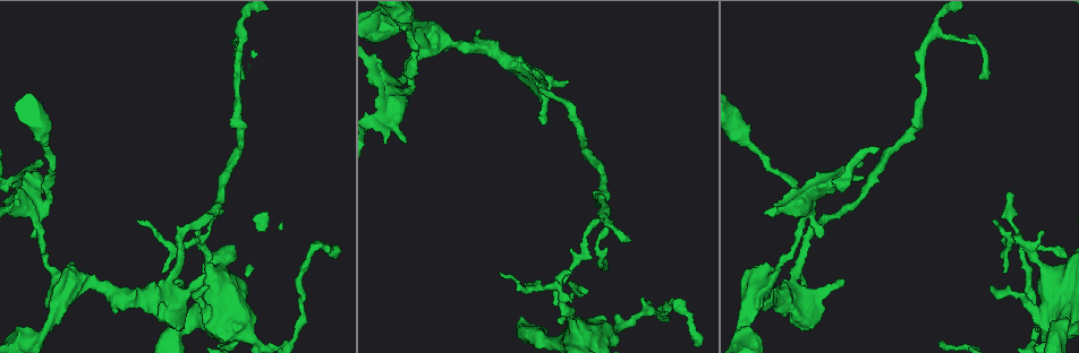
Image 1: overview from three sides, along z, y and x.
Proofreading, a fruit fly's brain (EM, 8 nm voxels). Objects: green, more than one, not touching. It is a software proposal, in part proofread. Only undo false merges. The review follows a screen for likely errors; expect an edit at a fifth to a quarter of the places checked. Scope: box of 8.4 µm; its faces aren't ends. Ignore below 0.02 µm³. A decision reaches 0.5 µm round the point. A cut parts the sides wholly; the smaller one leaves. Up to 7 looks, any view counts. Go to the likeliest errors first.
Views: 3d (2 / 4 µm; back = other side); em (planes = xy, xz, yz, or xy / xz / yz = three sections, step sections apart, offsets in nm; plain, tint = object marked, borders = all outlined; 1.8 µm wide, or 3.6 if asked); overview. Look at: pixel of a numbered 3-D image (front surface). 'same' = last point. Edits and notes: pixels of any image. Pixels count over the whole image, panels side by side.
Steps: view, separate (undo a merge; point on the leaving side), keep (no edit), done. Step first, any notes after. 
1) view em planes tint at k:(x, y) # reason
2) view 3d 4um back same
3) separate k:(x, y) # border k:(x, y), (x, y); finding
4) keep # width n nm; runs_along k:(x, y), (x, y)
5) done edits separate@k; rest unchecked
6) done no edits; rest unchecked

view em yz step 16 tint at 1:(37, 219) # sharp bend

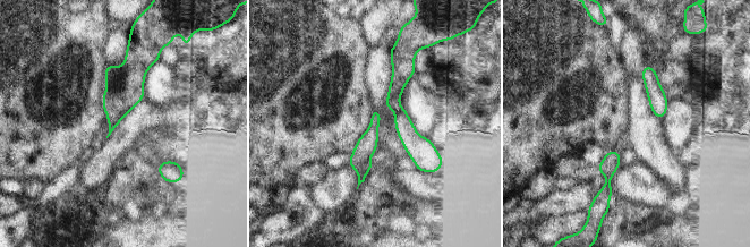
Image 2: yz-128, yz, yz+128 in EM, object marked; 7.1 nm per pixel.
separate 2:(407, 133) # part_leaving 2:(399, 108), (425, 169); two cells meet here

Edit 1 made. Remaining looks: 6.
view em xy step 16 tint at 1:(603, 213) # sharp bend

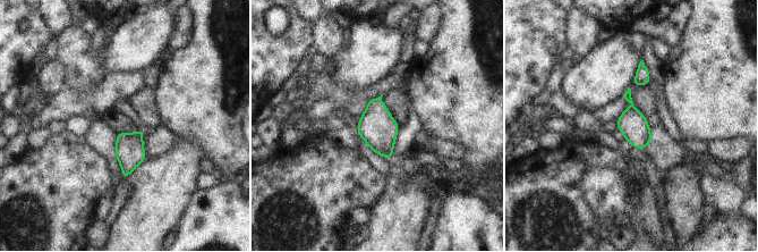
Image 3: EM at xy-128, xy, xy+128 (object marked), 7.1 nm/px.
keep # all the same cell

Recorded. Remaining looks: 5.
view em xy step 4 tint at 1:(562, 298)

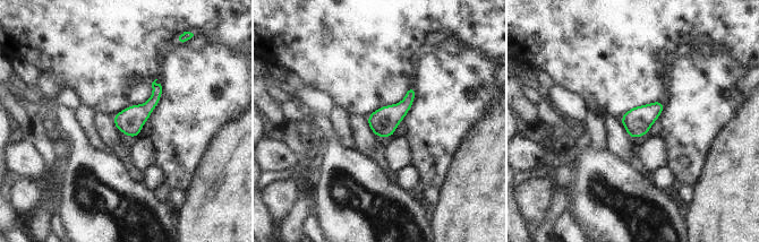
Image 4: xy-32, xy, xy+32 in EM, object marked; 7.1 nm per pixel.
keep # all the same cell

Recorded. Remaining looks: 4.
done edits separate@2; rest unchecked

